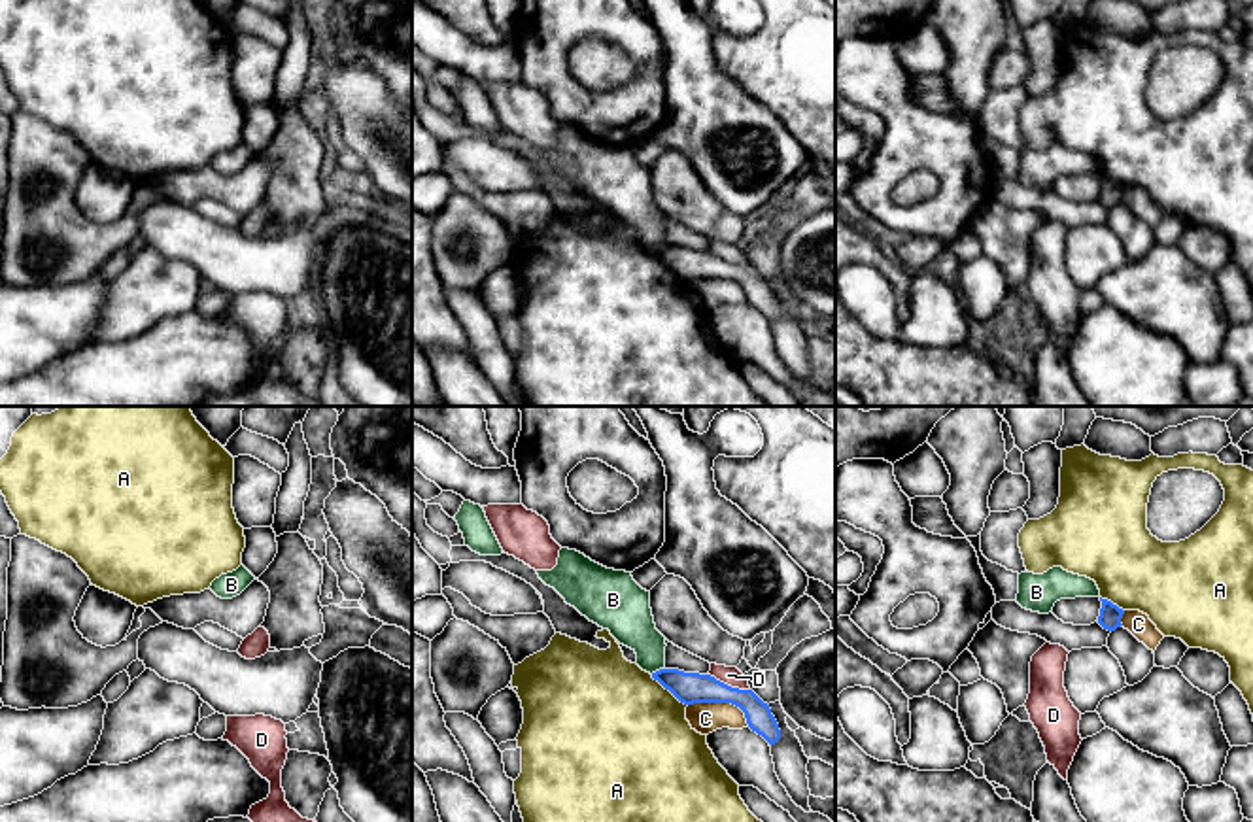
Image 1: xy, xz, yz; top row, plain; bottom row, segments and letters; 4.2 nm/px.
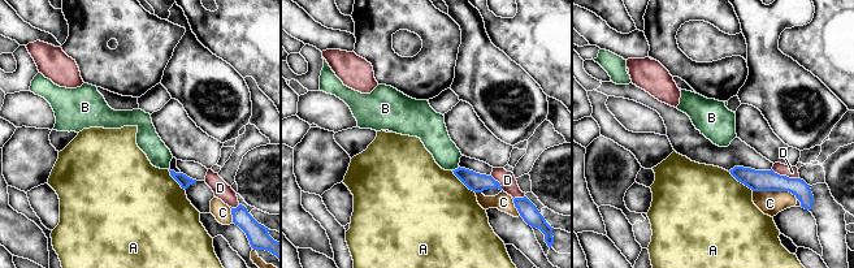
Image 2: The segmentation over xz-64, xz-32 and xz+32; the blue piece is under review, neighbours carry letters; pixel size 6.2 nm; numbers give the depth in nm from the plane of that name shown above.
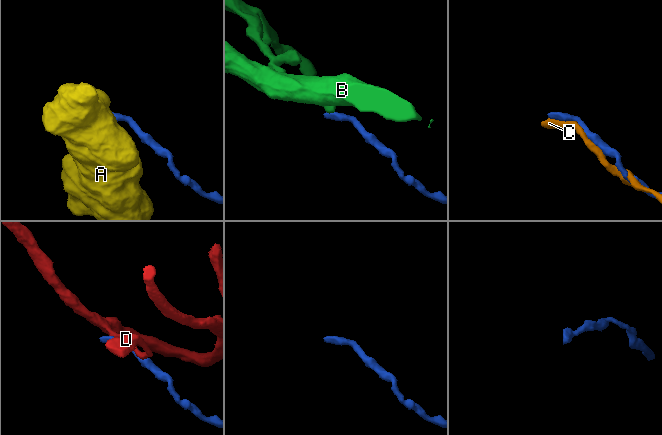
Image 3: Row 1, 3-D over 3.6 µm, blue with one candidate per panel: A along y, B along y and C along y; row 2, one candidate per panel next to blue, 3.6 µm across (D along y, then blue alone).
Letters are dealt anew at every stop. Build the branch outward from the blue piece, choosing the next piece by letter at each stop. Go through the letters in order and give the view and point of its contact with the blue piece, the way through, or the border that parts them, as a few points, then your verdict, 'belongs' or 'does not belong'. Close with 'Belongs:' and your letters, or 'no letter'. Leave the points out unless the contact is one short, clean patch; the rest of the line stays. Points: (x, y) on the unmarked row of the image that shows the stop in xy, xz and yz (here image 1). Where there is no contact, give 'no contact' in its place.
A: xz (669, 267) | along xz (651, 252), (686, 282) | does not belong
B: xz (656, 248) | along xz (664, 244), (651, 250) | does not belong
C: xz (722, 278) | does not belong
D: xz (730, 263) | does not belong
Belongs: no letter

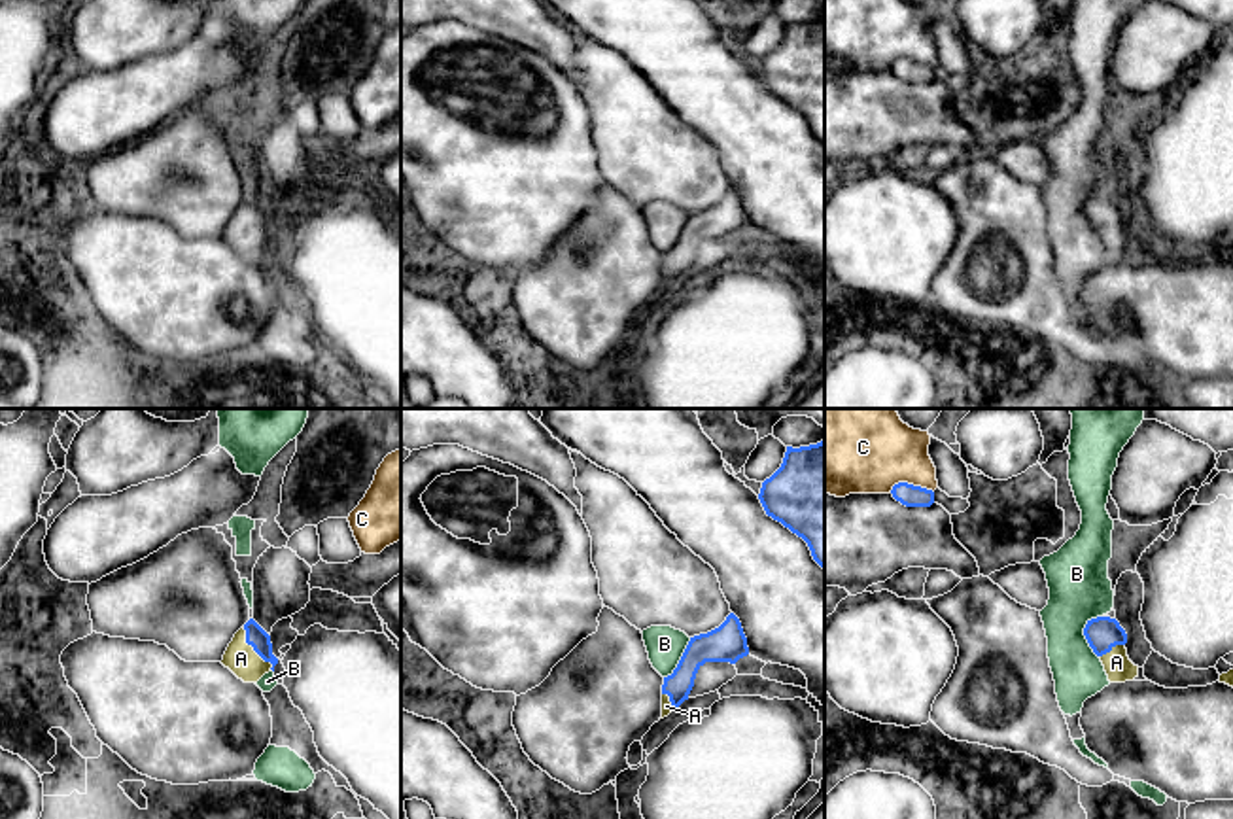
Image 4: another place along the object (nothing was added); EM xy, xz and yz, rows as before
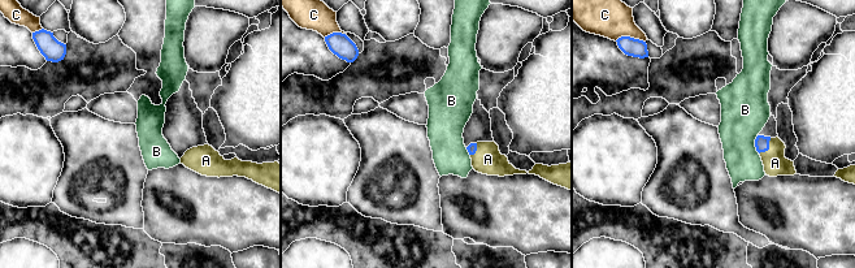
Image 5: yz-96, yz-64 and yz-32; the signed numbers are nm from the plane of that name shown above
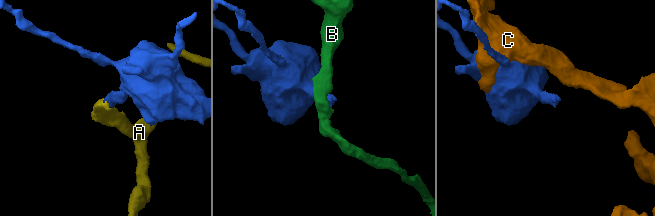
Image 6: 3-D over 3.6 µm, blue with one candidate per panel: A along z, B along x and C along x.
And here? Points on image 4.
A: xy (254, 226) | across xy (256, 212), (254, 226), (241, 235) | belongs
B: yz (1084, 210) | along yz (1101, 191), (1094, 193), (1084, 205), (1084, 214), (1097, 233) | does not belong
C: yz (912, 61) | does not belong
Belongs: A

